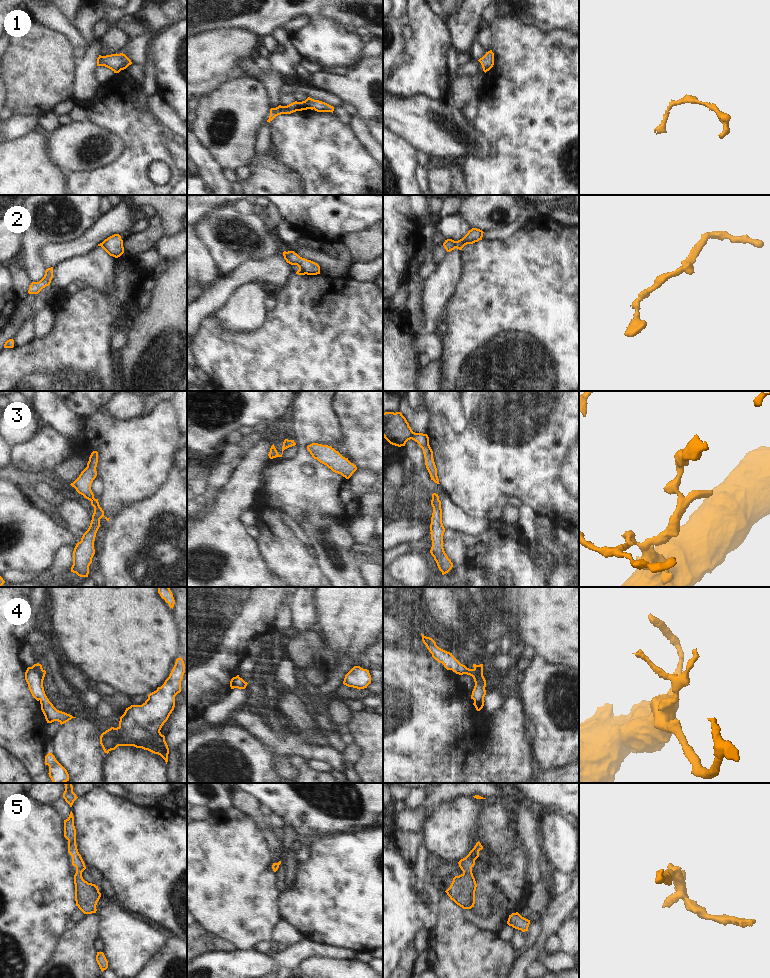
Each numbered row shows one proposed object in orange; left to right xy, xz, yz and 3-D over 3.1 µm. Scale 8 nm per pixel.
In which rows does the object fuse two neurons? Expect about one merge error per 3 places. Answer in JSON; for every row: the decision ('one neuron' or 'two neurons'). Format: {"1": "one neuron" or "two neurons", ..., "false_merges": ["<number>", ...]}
{"1": "one neuron", "2": "two neurons", "3": "one neuron", "4": "one neuron", "5": "one neuron", "false_merges": ["2"]}

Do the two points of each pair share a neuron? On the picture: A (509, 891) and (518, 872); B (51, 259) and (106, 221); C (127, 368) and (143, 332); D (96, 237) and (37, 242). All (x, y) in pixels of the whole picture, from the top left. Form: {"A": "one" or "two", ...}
{"A": "one", "B": "one", "C": "one", "D": "two"}

